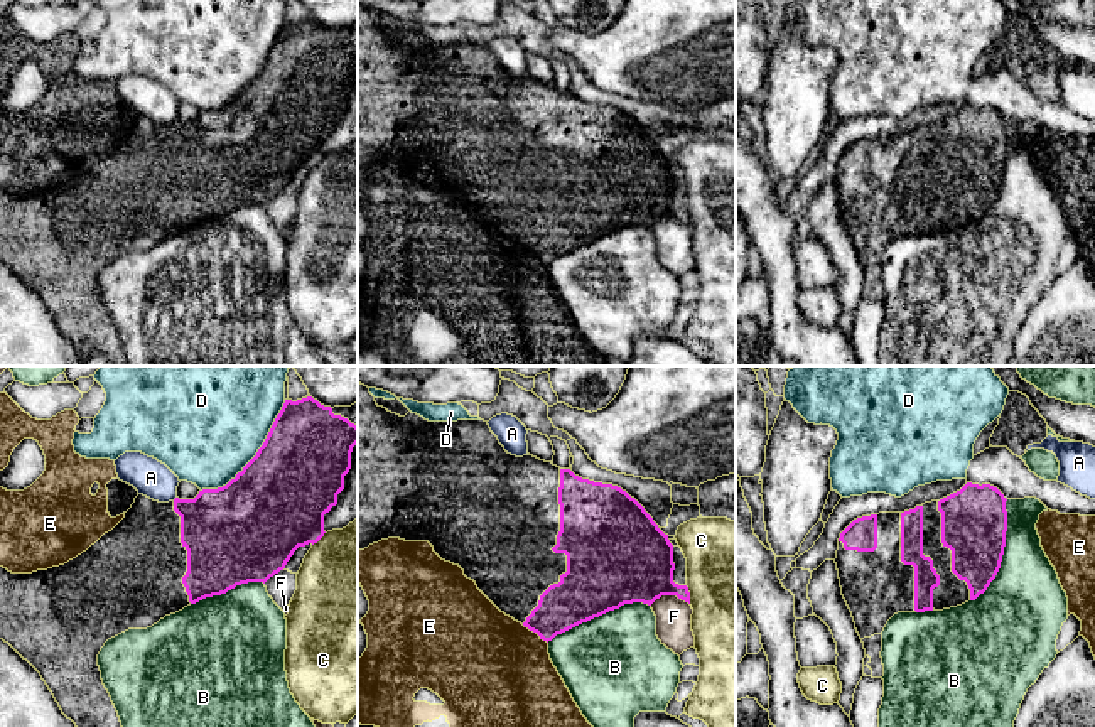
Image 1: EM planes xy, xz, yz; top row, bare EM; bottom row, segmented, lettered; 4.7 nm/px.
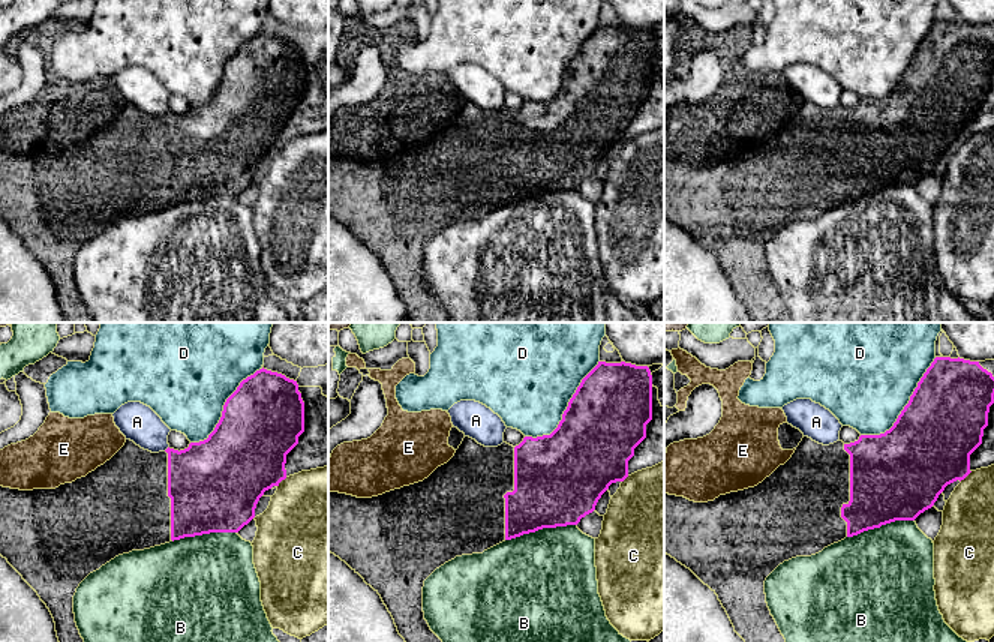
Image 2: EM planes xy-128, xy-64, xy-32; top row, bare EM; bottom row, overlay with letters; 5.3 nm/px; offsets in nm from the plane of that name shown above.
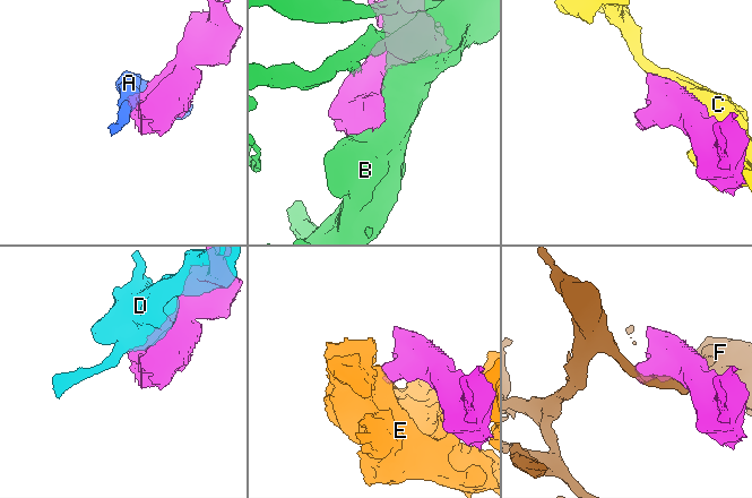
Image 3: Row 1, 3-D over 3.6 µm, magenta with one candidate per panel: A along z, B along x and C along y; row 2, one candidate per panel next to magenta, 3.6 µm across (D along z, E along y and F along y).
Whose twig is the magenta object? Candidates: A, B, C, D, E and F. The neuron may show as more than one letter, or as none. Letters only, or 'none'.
none

